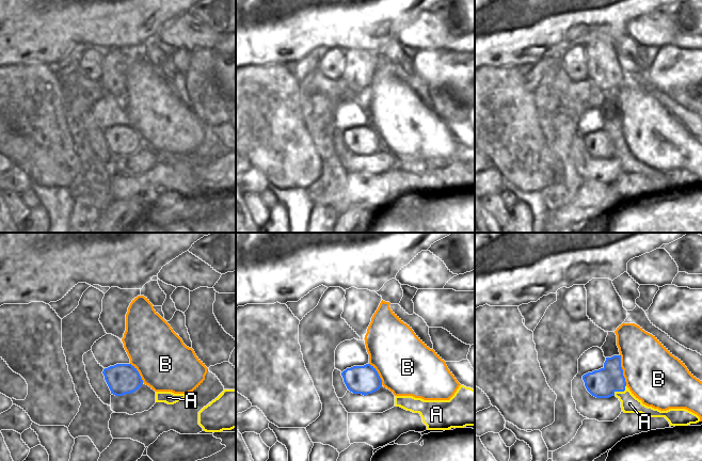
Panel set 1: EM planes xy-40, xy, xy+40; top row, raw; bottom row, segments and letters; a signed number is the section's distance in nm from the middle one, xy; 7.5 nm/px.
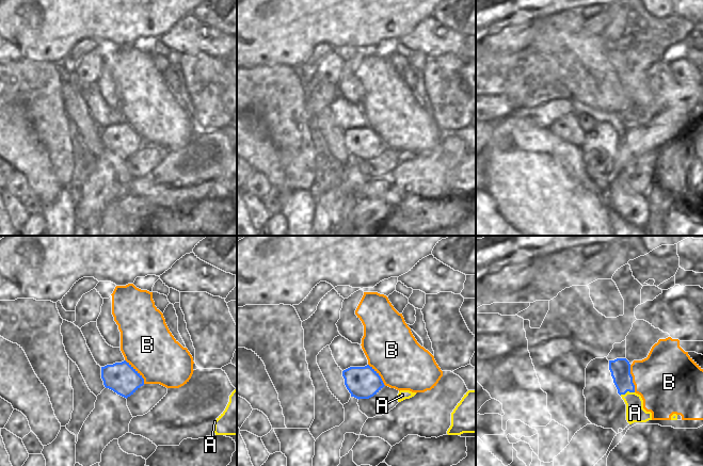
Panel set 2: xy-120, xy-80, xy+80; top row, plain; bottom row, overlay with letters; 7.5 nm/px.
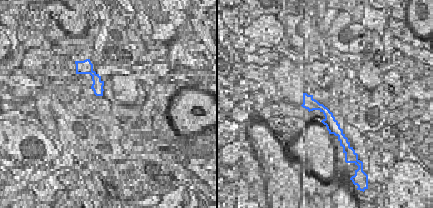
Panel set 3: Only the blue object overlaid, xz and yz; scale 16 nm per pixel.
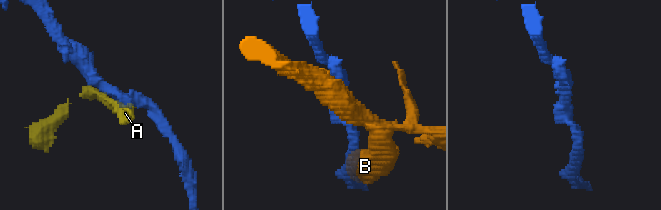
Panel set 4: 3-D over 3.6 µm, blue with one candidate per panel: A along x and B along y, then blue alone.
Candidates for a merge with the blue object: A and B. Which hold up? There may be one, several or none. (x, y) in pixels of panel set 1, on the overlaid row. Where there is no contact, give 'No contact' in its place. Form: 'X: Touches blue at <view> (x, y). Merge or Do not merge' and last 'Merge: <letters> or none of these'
A: Touches blue at xy+40 (620, 391). Do not merge
B: Touches blue at xy+40 (622, 369). Do not merge
Merge: none of these.

